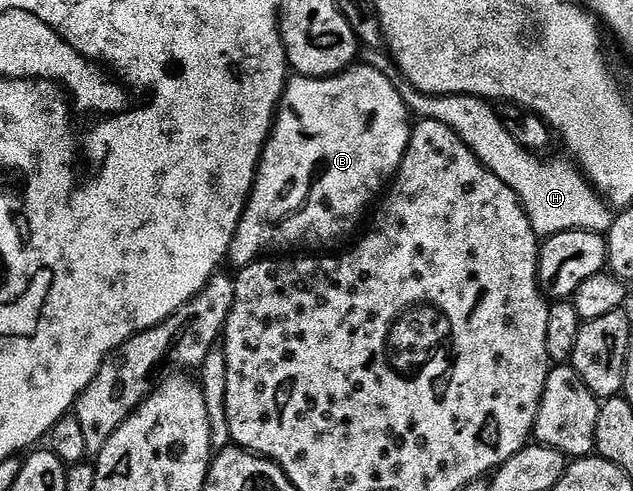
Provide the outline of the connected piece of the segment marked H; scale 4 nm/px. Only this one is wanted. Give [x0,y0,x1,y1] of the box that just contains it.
[406,89,614,236]

